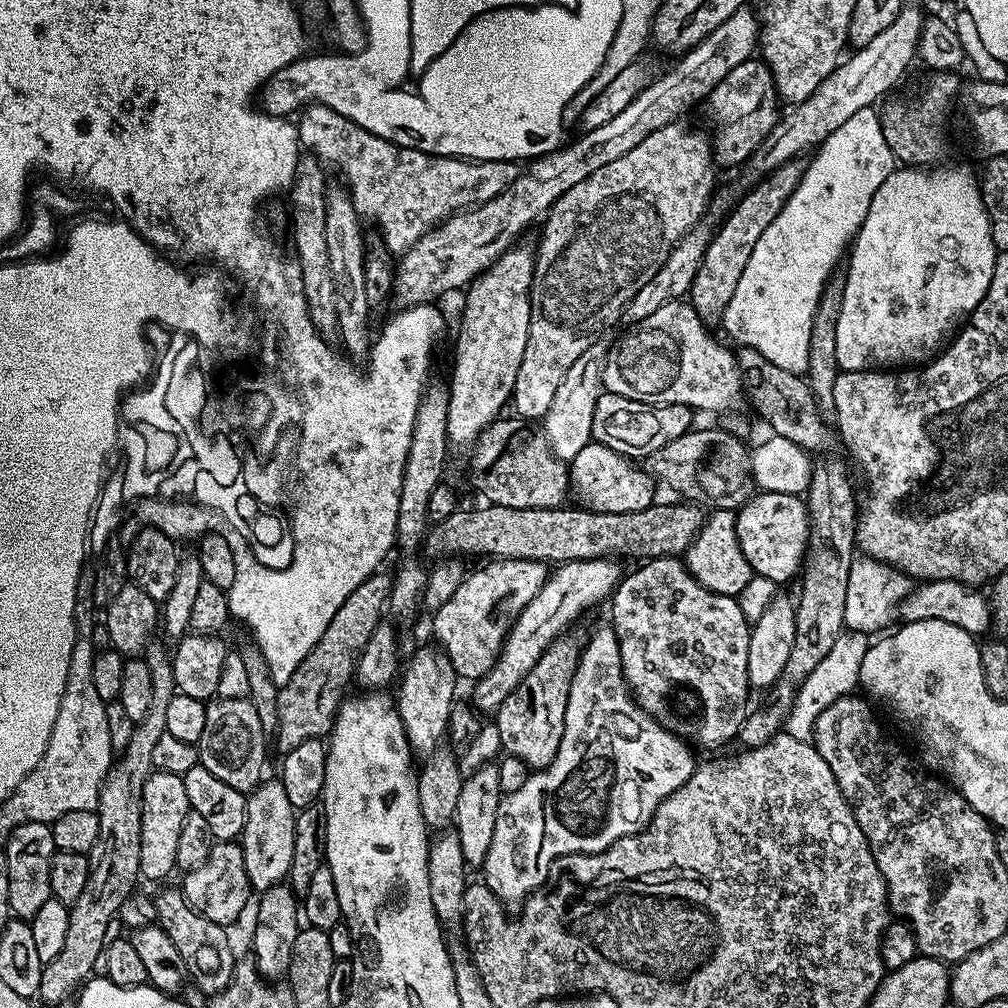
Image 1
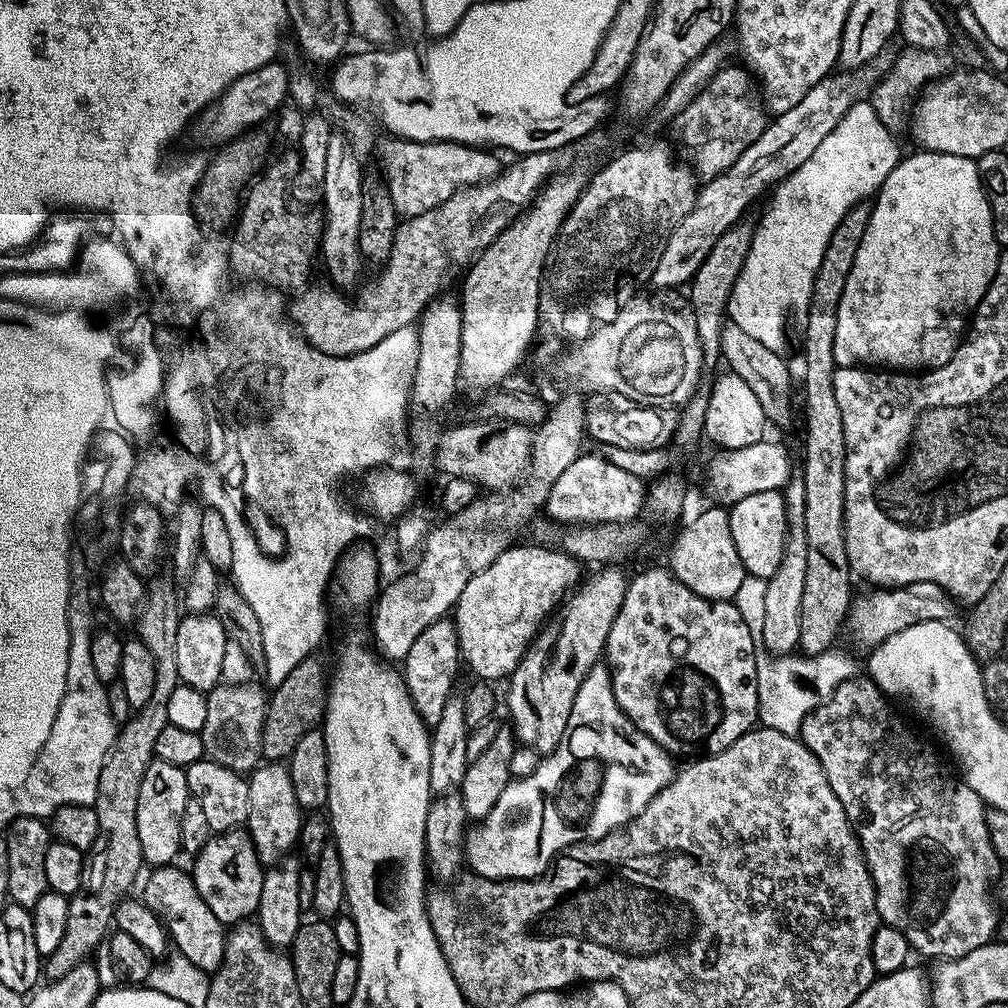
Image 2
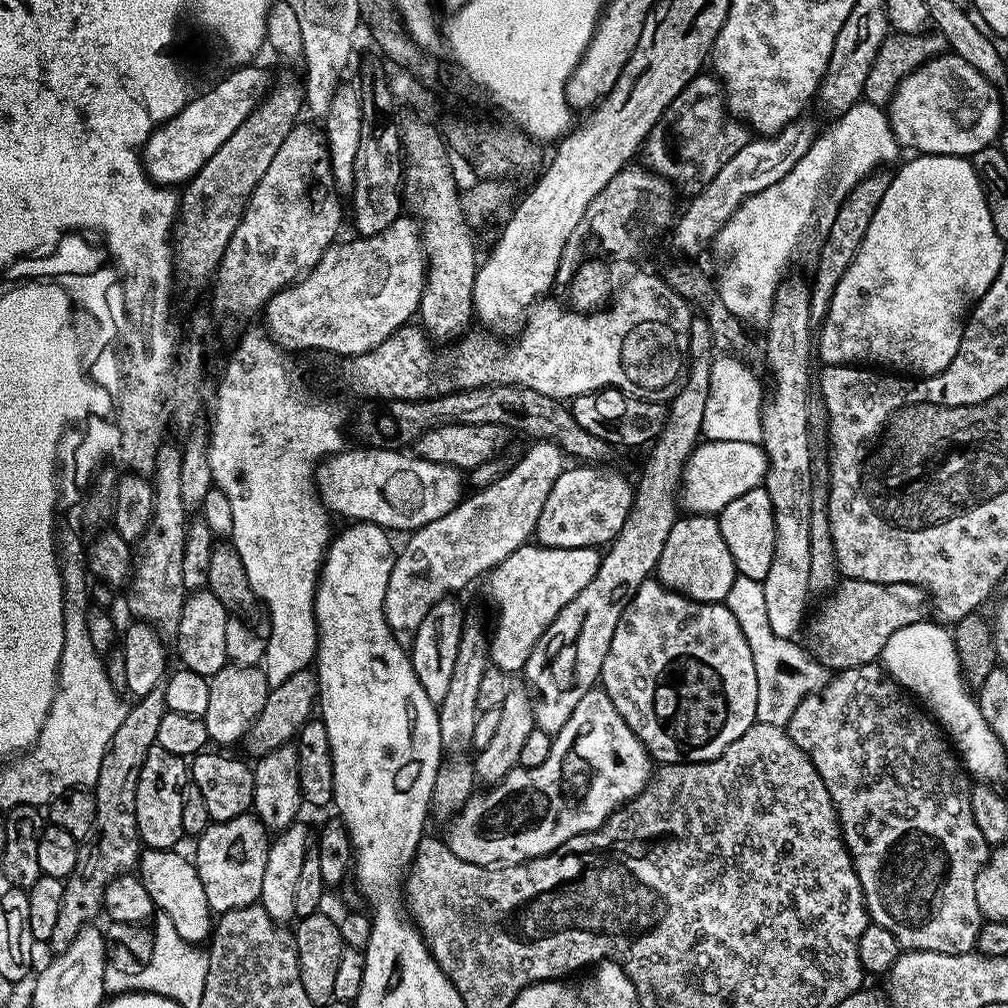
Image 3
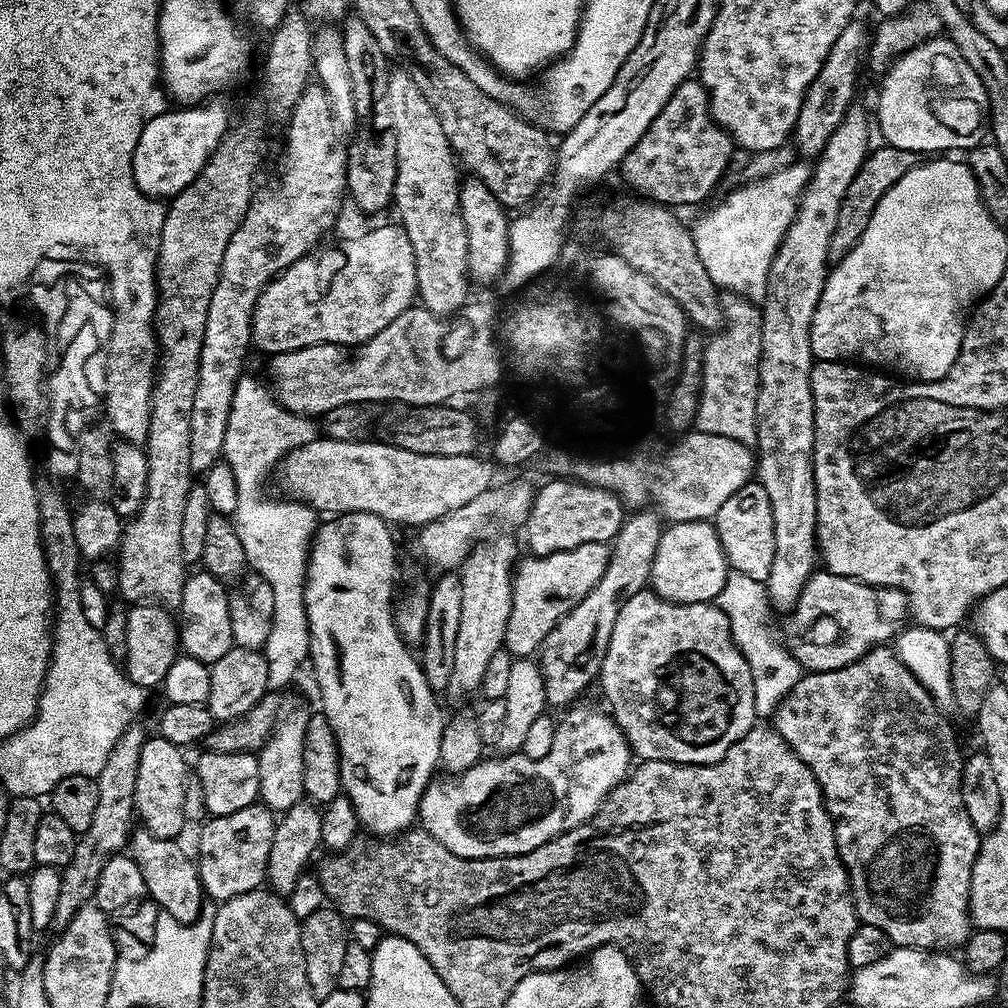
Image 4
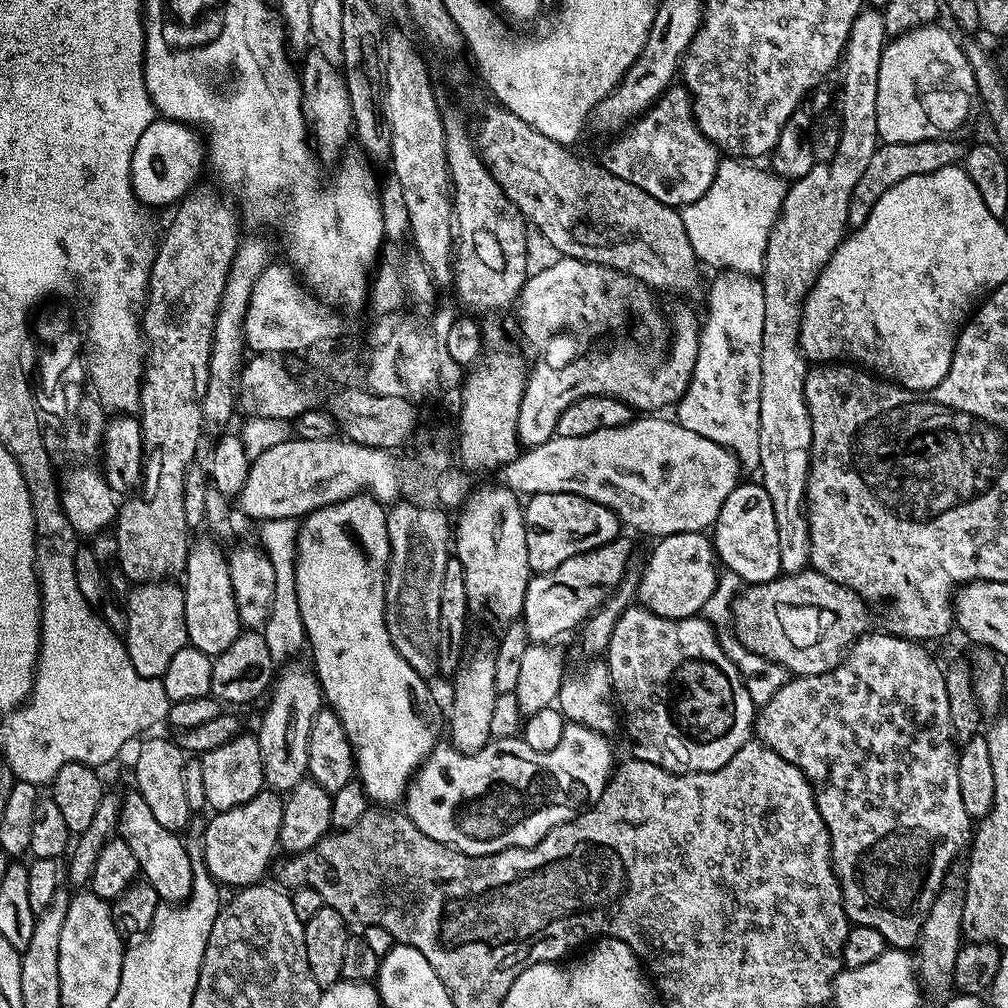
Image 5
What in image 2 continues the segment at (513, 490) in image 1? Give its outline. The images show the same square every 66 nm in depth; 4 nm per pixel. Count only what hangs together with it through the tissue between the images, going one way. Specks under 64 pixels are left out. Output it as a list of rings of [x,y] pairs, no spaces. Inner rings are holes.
[[[476,420],[471,423],[460,424],[457,428],[445,427],[441,431],[435,467],[441,468],[445,477],[470,479],[484,490],[511,489],[527,473],[532,463],[533,429],[518,422]]]

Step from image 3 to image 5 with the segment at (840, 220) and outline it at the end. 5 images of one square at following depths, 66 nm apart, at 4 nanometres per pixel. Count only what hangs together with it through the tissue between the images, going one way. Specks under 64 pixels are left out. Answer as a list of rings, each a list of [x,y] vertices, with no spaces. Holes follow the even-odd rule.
[[[959,139],[923,140],[922,142],[906,142],[905,144],[881,143],[874,150],[874,158],[870,158],[862,178],[854,185],[854,194],[850,194],[850,210],[848,222],[853,229],[861,228],[874,206],[878,206],[878,198],[886,194],[898,182],[906,182],[906,178],[914,178],[918,174],[930,174],[934,170],[942,170],[959,165],[966,151],[965,145],[959,144]]]

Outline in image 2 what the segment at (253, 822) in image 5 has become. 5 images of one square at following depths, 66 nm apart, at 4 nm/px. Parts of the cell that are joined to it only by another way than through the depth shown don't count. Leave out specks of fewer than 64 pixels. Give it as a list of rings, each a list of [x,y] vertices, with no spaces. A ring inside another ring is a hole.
[[[247,831],[215,833],[206,846],[195,853],[194,860],[196,865],[190,868],[192,881],[196,884],[198,894],[202,894],[202,902],[210,906],[214,918],[221,920],[225,926],[235,926],[257,915],[266,868],[260,863]]]

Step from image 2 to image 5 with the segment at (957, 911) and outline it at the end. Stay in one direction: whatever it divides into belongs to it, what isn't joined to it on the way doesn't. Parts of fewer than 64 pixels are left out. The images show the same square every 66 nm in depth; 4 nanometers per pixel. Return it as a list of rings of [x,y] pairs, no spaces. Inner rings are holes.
[[[884,630],[869,631],[845,652],[844,659],[837,668],[813,676],[789,678],[782,690],[778,690],[774,698],[770,698],[770,702],[759,705],[754,721],[755,739],[774,750],[774,754],[786,758],[786,762],[798,766],[798,770],[802,770],[802,774],[812,785],[816,794],[816,805],[826,822],[832,847],[832,869],[836,871],[840,883],[844,909],[849,921],[878,930],[878,934],[886,938],[888,945],[905,950],[911,949],[919,941],[926,914],[930,914],[930,906],[934,906],[937,894],[950,875],[948,867],[951,866],[956,852],[965,851],[974,828],[973,821],[966,814],[966,806],[962,806],[962,790],[958,790],[958,748],[952,734],[950,698],[946,698],[944,668],[936,665],[924,648],[927,647]]]

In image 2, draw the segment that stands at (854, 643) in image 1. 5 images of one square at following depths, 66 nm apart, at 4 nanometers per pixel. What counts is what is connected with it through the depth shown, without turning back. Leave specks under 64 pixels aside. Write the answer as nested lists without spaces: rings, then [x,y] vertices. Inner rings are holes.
[[[829,650],[817,656],[789,654],[757,659],[759,723],[787,736],[796,736],[804,719],[819,704],[829,700],[843,680],[851,680],[857,675],[856,660],[851,656],[853,653],[836,651]]]

